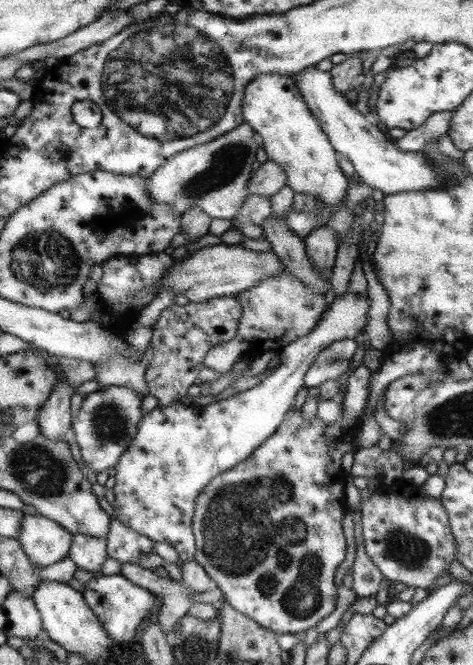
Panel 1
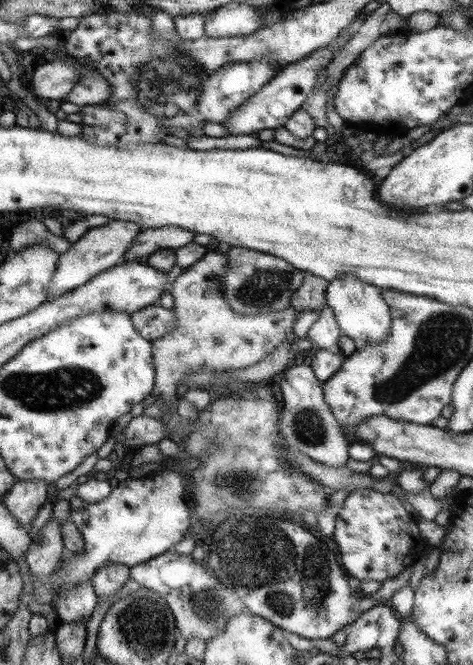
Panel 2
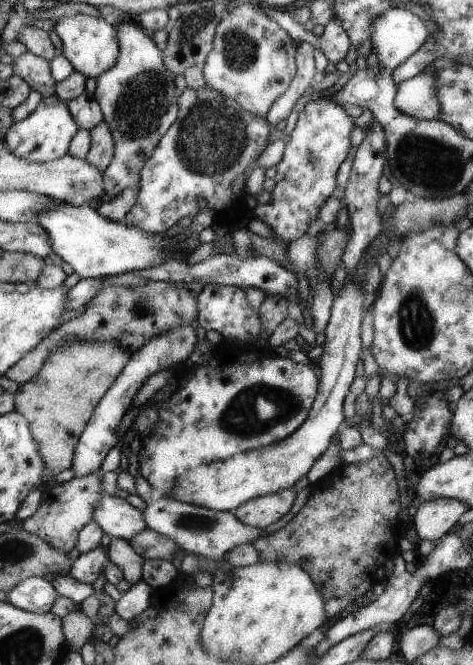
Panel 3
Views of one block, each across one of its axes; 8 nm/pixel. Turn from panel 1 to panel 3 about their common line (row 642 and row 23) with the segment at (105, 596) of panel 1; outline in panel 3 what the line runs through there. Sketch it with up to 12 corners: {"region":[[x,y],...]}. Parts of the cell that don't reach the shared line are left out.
{"region":[[117,28],[116,64],[95,97],[115,151],[117,197],[139,184],[178,118],[175,74],[152,34]]}

